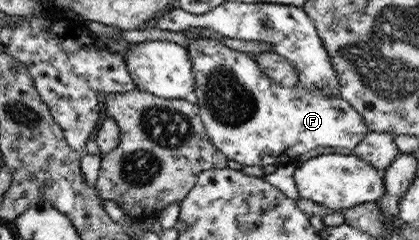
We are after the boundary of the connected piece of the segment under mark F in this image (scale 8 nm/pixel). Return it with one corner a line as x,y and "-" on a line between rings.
194,36
189,39
187,43
187,51
189,52
192,62
194,62
194,70
196,75
196,99
199,104
199,114
204,124
208,139
229,159
245,165
290,165
295,163
296,160
304,153
316,149
316,147
344,147
344,149
354,149
369,132
368,126
363,120
363,117
354,109
345,99
341,96
329,96
322,90
302,90
302,89
291,89
283,88
278,82
270,79
264,72
263,69
256,63
255,57
249,52
239,52
231,47
228,47
224,42
220,40
204,37

